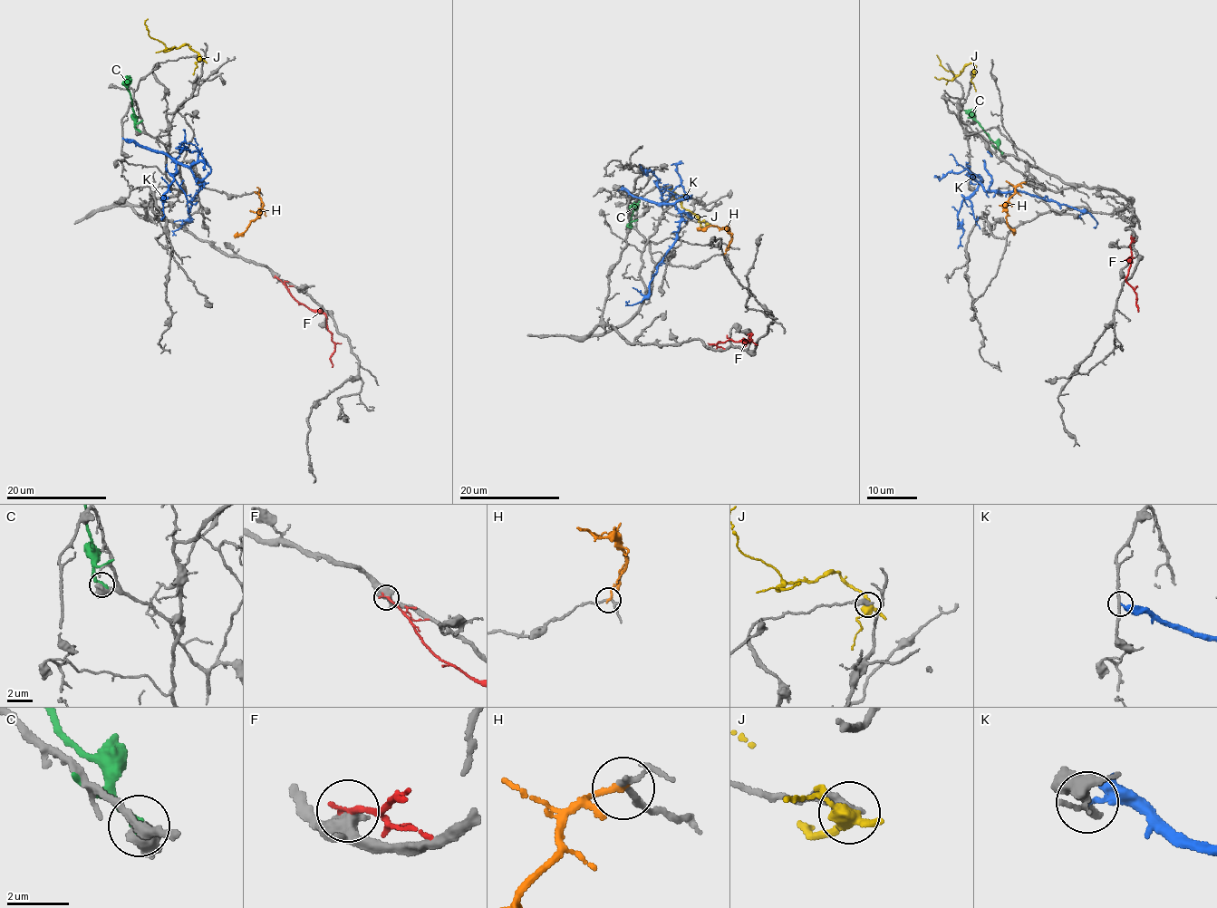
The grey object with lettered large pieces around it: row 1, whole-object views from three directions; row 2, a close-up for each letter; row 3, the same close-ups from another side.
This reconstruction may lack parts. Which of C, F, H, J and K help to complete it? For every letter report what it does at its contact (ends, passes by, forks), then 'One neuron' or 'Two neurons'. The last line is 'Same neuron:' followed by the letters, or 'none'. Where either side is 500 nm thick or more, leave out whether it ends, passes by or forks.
C: Two neurons
F: It ends there. Two neurons
H: It ends there. Two neurons
J: It forks there. Two neurons
K: It ends there. Two neurons
Same neuron: none

